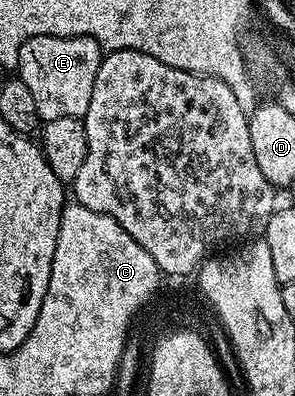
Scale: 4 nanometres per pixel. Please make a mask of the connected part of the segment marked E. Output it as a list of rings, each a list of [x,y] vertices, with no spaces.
[[[32,36],[19,50],[19,78],[35,101],[42,121],[68,116],[84,117],[91,106],[95,74],[99,74],[103,49],[90,36]]]

